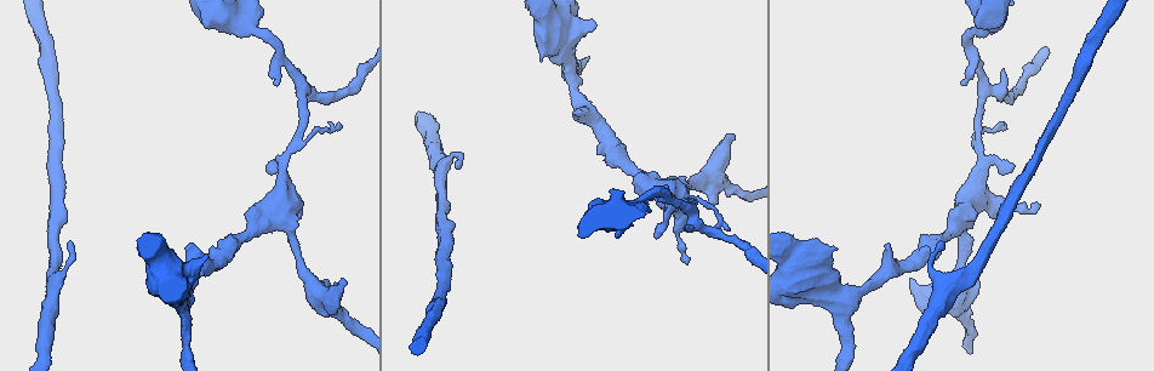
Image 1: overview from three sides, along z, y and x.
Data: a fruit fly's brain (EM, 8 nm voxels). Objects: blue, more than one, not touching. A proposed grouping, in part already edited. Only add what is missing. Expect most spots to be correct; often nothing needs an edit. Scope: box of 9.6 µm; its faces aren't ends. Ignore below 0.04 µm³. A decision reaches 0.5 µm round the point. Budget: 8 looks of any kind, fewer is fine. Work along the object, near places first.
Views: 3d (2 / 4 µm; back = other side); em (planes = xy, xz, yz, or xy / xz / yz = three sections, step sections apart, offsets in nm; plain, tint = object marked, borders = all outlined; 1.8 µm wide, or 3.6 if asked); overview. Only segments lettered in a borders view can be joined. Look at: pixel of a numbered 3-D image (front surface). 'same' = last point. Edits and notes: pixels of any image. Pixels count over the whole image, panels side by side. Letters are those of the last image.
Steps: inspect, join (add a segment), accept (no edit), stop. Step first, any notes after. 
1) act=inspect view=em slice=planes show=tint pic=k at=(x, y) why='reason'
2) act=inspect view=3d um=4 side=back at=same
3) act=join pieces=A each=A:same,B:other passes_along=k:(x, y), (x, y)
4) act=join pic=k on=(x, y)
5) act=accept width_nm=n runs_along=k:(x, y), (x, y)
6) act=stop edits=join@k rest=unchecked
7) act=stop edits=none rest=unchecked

act=inspect view=em slice=planes show=borders pic=1 at=(206, 256) why='stops while still wide'

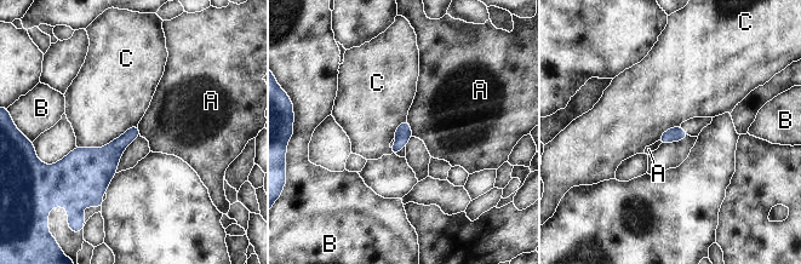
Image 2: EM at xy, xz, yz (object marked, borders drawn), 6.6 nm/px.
act=accept each=A:other,B:other,C:other found='none of them fits'

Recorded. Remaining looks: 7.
act=inspect view=3d um=2 pic=1 at=(1001, 69) why='an open end'

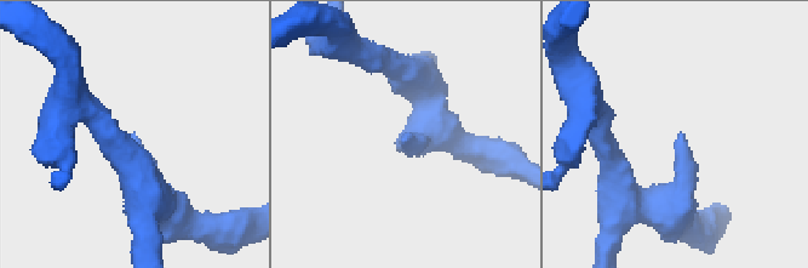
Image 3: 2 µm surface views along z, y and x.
act=inspect view=em slice=xy step=4 show=borders pic=3 at=(678, 136) why='now the EM'

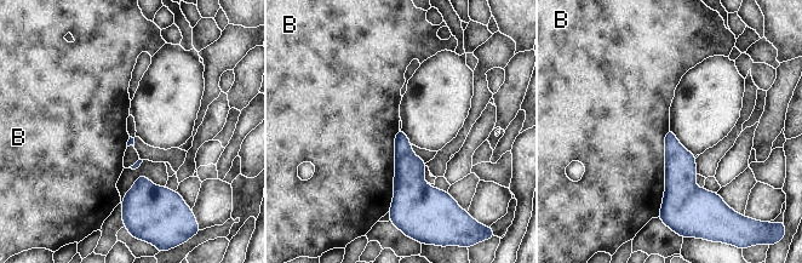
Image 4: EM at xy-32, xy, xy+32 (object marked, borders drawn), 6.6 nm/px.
act=inspect view=em slice=planes show=borders at=same

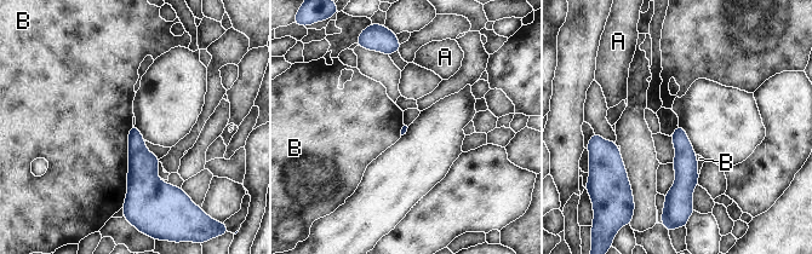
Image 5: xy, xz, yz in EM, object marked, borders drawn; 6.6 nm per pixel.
act=accept each=A:other,B:other runs_along=5:(679, 130), (684, 186), (672, 200) found='none of them fits'

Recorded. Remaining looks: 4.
act=inspect view=em slice=planes show=borders pic=1 at=(1034, 202) why='free end'

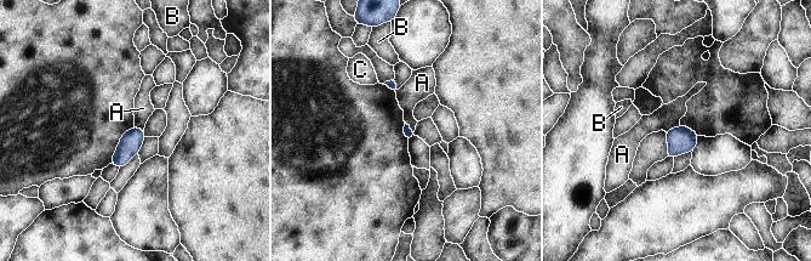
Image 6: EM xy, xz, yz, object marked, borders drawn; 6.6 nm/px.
act=accept each=A:other,B:other,C:other border=6:(679, 125), (666, 132) found='no lettered segment goes on from it'

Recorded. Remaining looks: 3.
act=stop edits=none rest=unchecked

